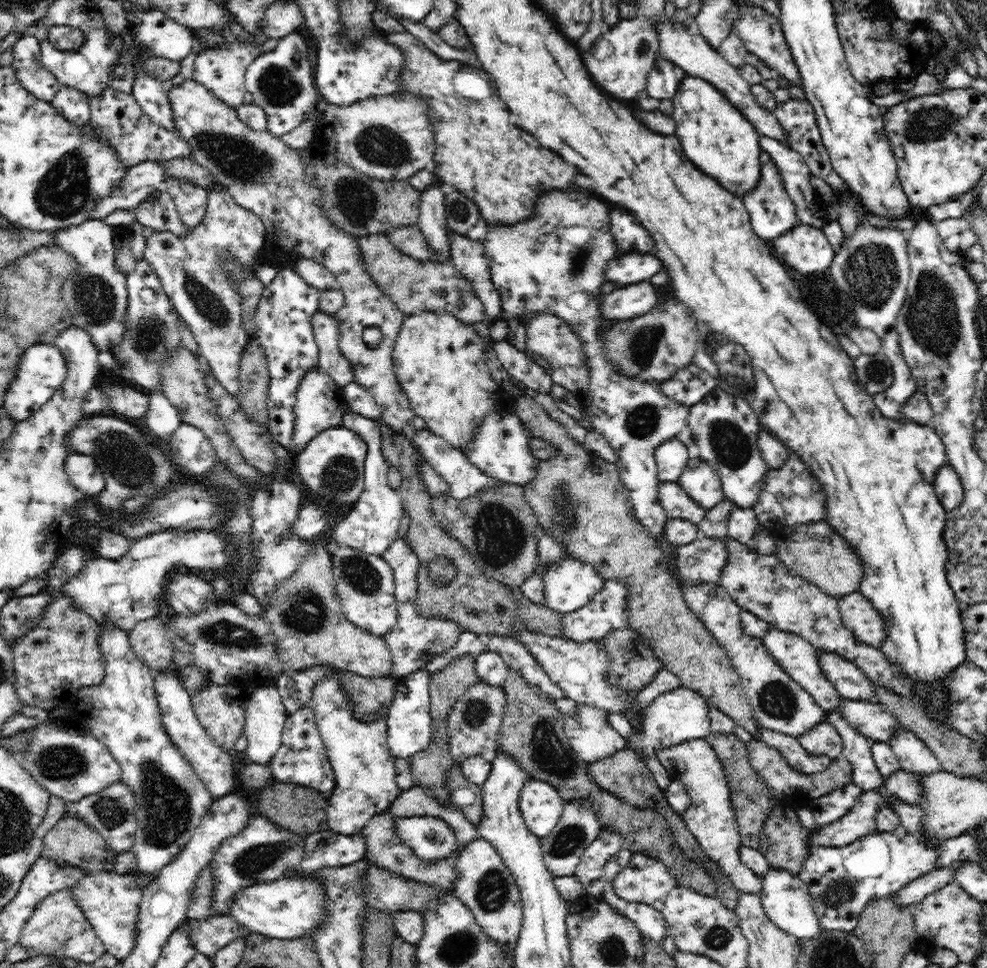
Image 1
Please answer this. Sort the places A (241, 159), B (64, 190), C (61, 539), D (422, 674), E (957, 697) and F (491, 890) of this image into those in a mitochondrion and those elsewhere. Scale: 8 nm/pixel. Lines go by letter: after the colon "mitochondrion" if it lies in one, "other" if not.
A: mitochondrion
B: mitochondrion
C: other
D: other
E: other
F: mitochondrion

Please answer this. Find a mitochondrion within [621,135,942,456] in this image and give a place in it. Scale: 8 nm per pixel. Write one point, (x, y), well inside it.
(871, 273)

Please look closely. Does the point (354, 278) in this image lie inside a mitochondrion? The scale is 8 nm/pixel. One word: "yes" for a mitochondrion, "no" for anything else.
no

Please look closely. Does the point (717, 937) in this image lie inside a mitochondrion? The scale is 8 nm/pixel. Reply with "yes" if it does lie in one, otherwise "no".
yes

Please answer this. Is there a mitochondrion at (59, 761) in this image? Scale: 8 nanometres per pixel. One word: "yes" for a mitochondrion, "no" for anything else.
yes

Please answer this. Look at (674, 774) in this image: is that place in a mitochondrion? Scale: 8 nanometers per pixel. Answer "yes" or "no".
no

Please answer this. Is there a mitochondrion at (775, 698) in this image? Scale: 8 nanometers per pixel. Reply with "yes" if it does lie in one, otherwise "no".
yes

